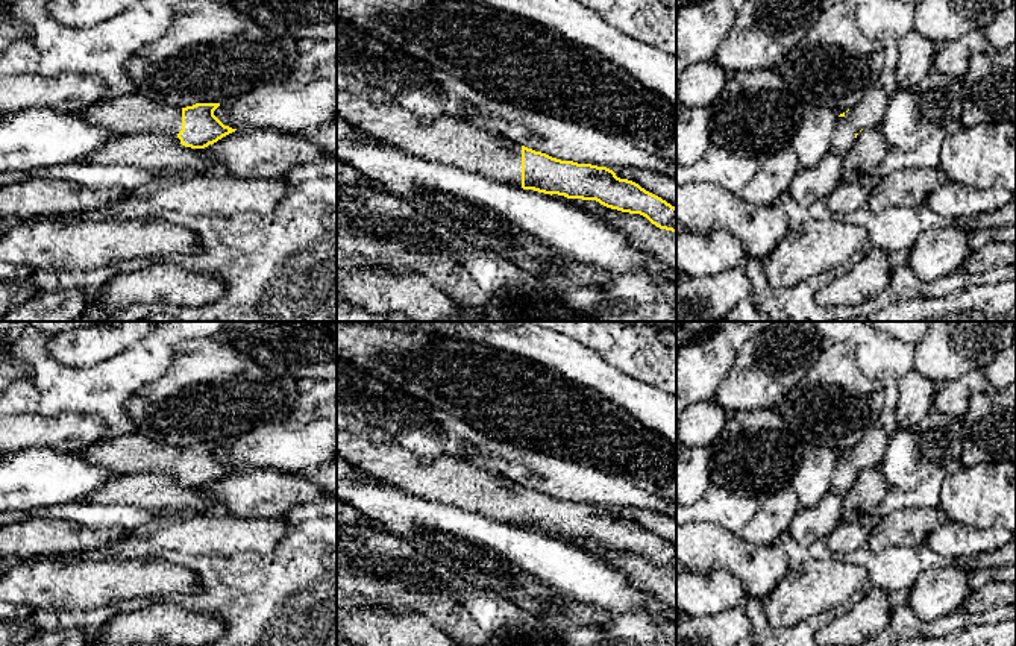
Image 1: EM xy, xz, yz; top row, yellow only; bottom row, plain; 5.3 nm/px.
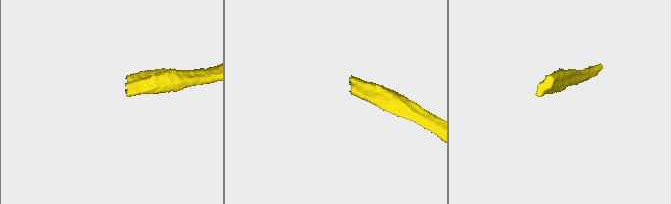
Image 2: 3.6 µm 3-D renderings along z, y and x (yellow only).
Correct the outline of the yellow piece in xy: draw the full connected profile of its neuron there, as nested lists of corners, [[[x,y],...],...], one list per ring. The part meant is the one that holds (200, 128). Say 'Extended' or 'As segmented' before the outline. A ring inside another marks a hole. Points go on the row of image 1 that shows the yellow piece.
Extended. [[[132,93],[103,99],[77,114],[93,124],[108,127],[114,135],[158,133],[185,147],[205,149],[237,130],[214,115],[218,106],[220,103],[196,103],[179,108]]]

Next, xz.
Extended. [[[337,89],[337,115],[370,138],[420,158],[523,190],[596,200],[676,232],[676,208],[638,183],[617,177],[607,167],[561,161],[535,152],[447,111],[432,121],[423,121],[393,99],[375,103],[365,96]]]

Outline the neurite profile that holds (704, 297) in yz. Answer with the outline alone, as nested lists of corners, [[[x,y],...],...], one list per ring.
[[[745,267],[676,284],[676,321],[722,321],[752,290]]]

